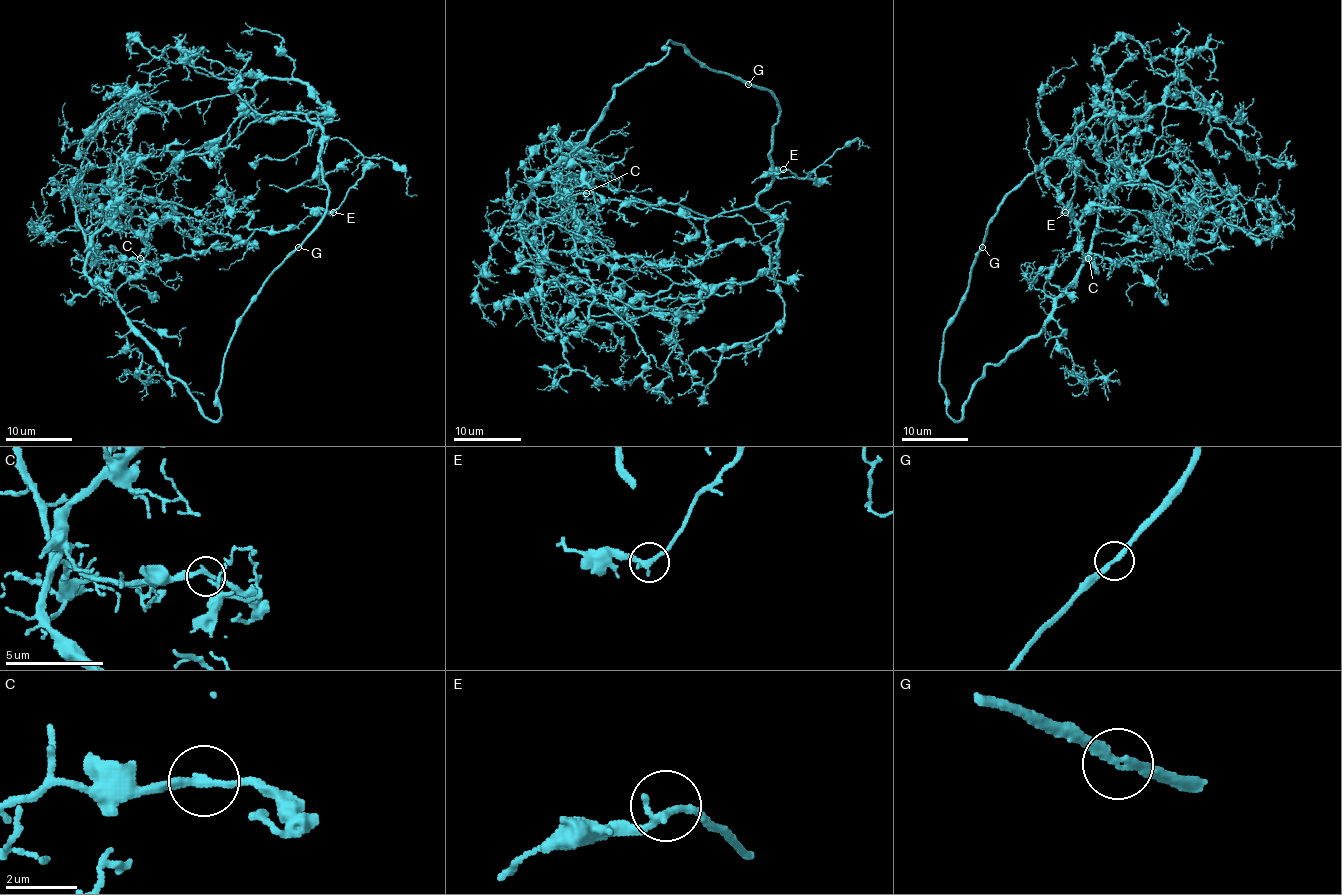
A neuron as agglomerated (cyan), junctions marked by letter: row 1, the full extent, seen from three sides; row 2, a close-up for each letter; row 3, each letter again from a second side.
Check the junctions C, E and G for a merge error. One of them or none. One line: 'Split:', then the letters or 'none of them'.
Split: none of them

